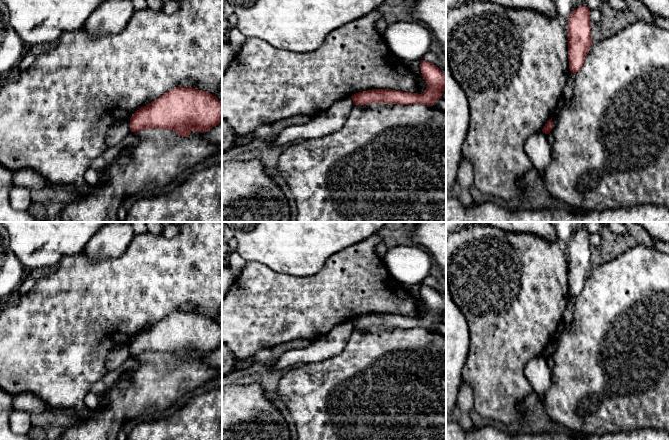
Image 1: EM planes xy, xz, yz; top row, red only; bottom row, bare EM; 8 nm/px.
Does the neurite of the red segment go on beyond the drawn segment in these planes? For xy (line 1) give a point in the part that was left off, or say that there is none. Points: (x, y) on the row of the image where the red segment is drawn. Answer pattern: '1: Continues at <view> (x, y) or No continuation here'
1: No continuation here

